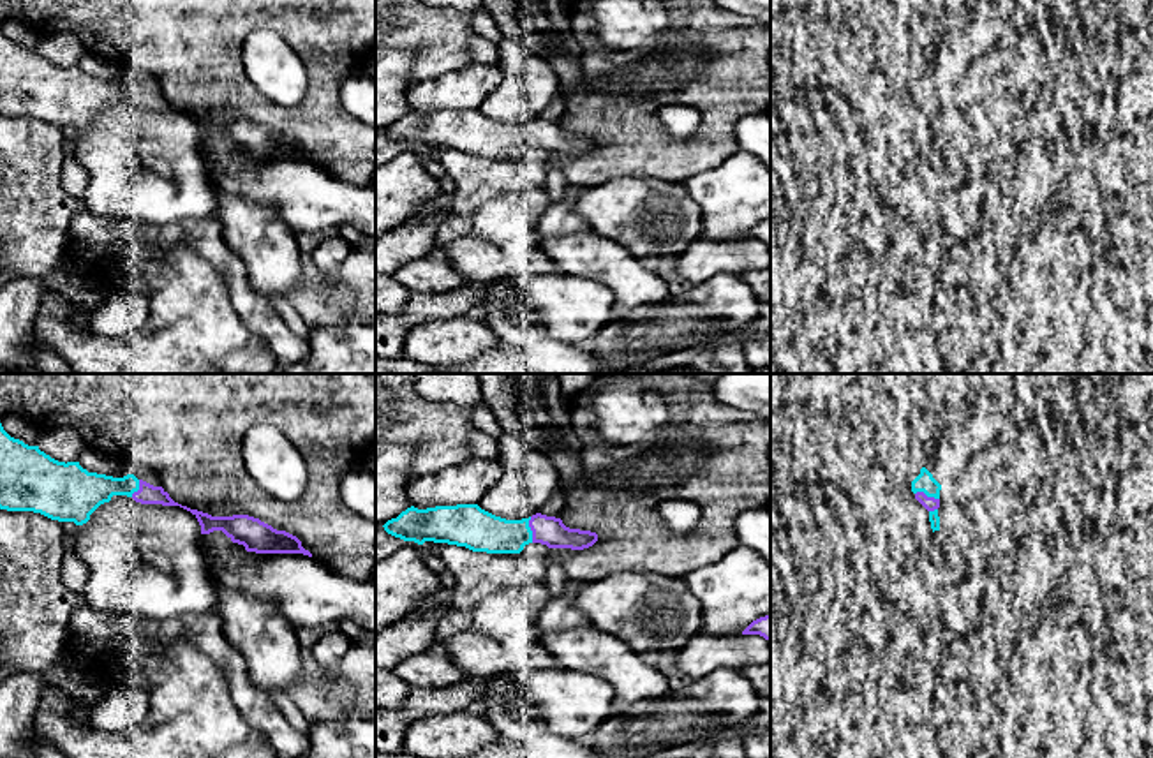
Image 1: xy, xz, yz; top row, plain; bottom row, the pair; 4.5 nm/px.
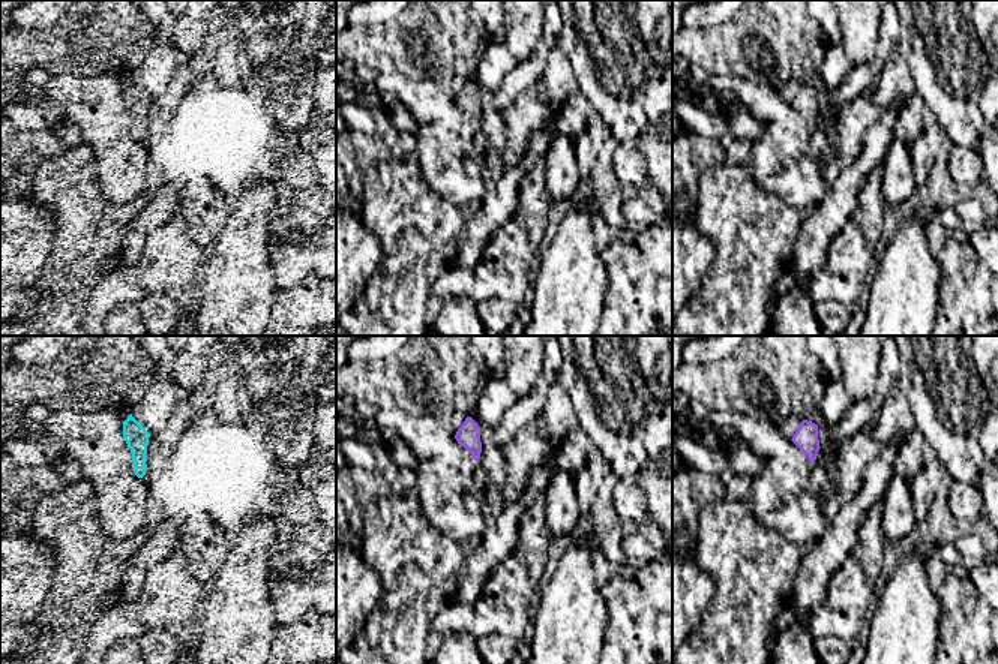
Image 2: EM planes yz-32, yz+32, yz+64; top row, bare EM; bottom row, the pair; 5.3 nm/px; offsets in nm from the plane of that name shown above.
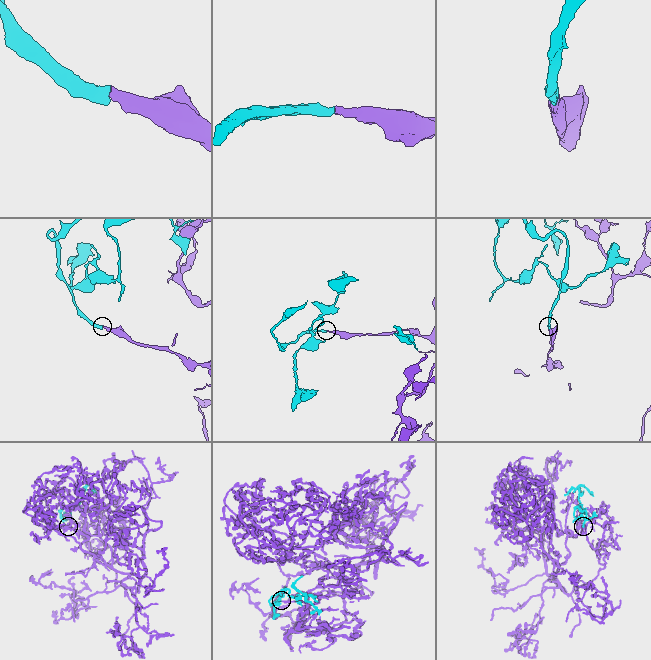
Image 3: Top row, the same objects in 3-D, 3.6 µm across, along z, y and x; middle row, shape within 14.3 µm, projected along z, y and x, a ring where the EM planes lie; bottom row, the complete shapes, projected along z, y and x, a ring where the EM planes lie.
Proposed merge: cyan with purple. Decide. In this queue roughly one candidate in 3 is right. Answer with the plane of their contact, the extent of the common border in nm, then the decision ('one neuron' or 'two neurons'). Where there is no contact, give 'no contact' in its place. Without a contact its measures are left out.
contact in xz; length 120 nm; one neuron

